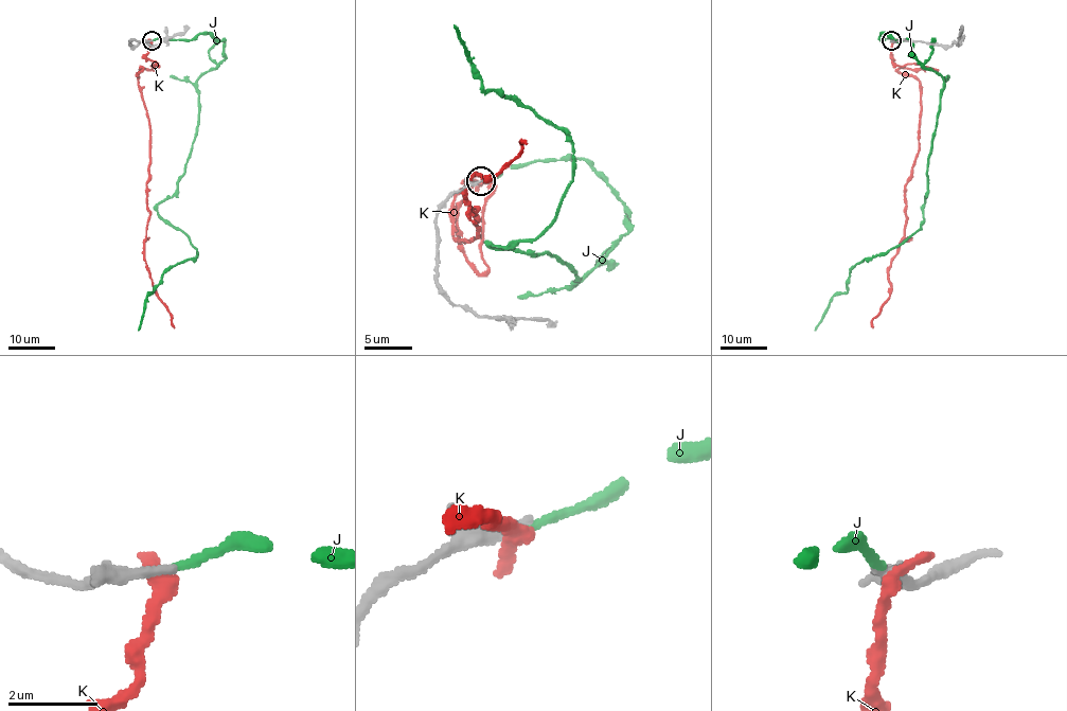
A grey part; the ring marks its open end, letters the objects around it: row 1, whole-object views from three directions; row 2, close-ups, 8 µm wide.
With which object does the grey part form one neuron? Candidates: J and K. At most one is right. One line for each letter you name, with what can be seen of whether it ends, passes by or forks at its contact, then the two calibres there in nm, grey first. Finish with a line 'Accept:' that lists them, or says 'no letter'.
J: it ends there; 220 nm thick on the grey side, 160 nm on the other
Accept: J

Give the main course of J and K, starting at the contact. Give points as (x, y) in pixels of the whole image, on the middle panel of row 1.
J: (483, 180), (585, 159), (627, 232), (572, 287), (492, 245), (553, 218), (572, 143), (485, 90), (455, 24)
K: (478, 183), (490, 188), (485, 272), (466, 259), (455, 199), (455, 237), (470, 240), (466, 183), (526, 143)

